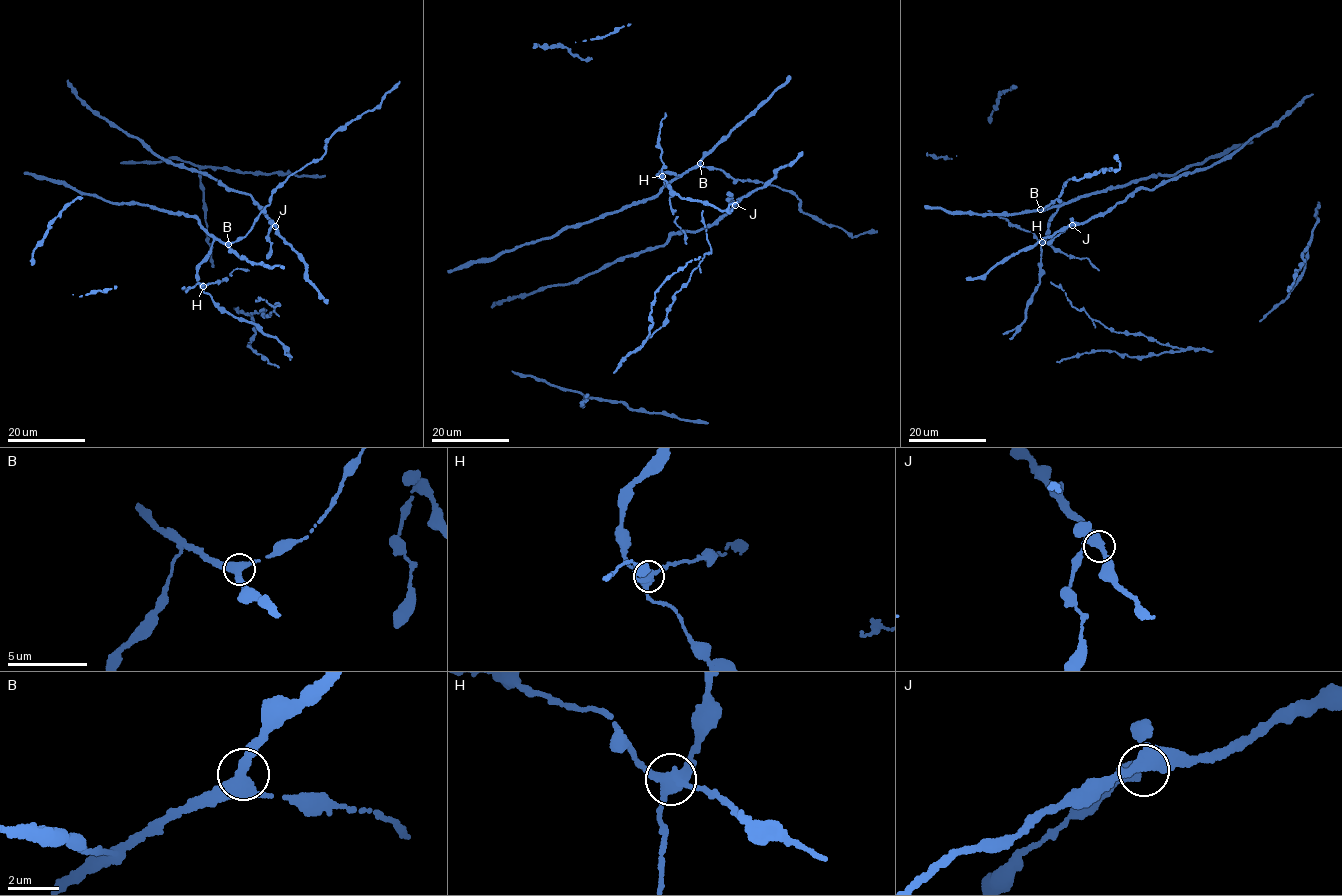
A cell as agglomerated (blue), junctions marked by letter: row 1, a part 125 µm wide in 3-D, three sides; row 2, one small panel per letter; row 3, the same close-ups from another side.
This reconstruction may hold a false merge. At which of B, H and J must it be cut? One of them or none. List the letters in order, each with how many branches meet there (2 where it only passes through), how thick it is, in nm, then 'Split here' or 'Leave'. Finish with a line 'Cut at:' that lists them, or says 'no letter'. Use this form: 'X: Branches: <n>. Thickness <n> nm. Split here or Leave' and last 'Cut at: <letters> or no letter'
B: Branches: 3. Thickness 380 nm. Leave
H: Branches: 4. Thickness 420 nm. Split here
J: Branches: 4. Thickness 360 nm. Leave
Cut at: H

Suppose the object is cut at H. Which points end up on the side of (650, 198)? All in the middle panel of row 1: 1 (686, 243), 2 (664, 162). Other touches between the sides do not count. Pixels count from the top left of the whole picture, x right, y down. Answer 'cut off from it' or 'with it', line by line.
1: cut off from it
2: cut off from it

